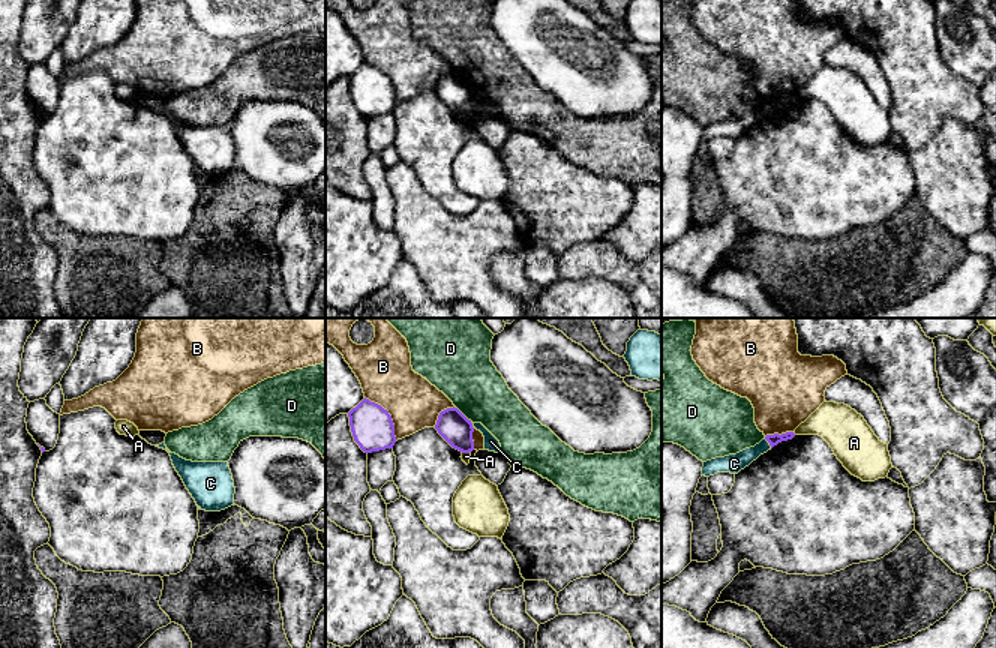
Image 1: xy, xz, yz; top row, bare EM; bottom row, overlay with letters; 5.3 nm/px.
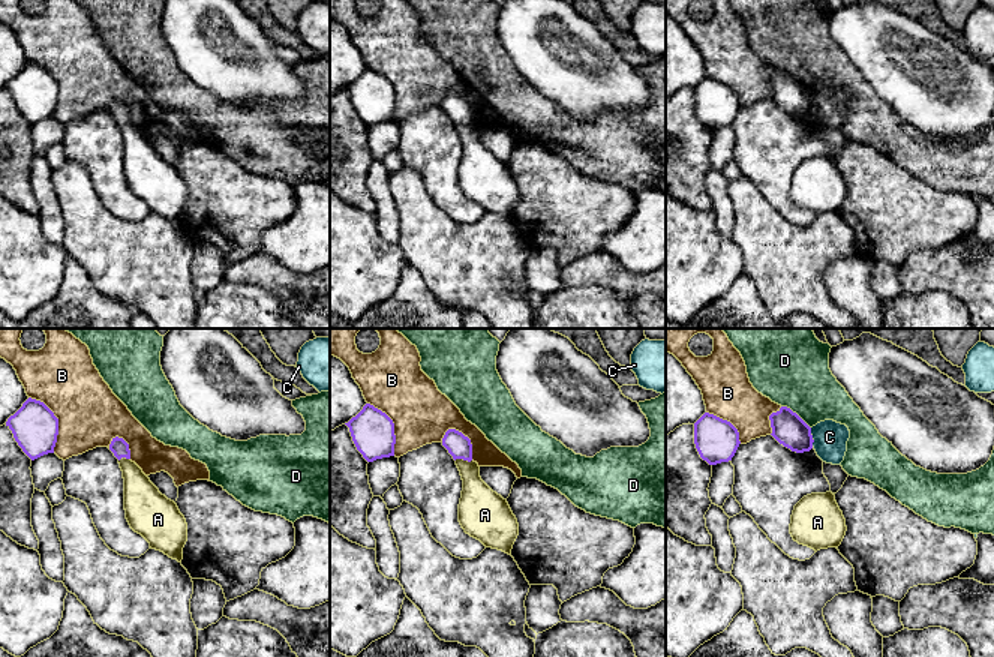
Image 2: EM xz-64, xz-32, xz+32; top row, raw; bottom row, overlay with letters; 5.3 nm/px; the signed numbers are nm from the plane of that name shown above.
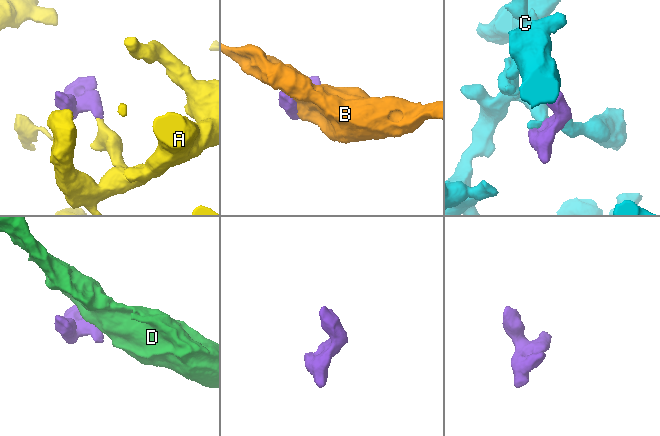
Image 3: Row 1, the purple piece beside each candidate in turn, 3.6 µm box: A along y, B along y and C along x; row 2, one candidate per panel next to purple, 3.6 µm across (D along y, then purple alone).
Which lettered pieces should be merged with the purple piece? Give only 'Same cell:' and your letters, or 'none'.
Same cell: A

